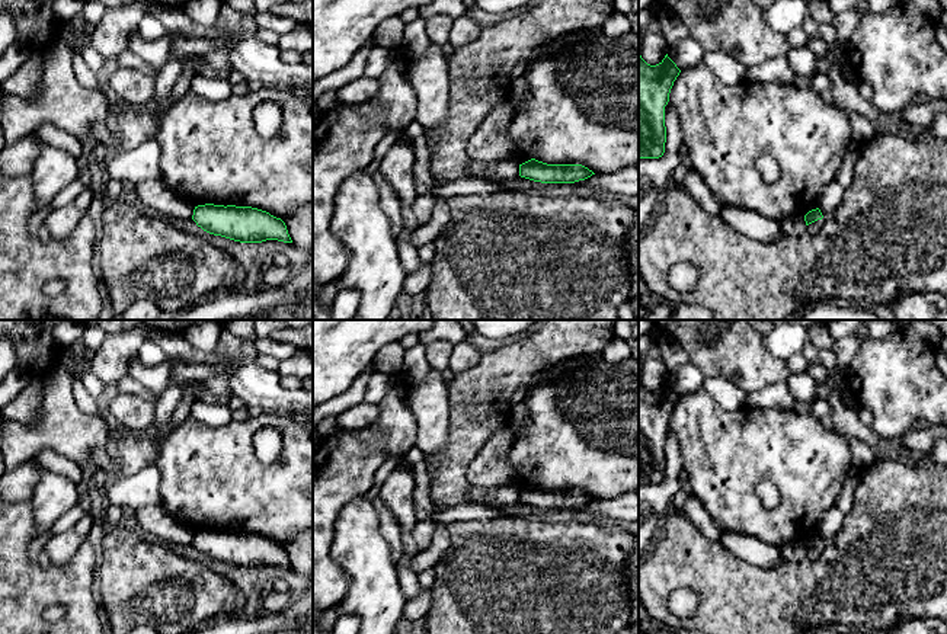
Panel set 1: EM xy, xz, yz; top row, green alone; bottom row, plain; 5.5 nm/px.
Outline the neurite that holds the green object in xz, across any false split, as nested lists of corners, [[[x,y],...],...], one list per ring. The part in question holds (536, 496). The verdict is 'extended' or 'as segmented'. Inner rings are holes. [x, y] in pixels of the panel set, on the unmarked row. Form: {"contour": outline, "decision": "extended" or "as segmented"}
{"contour": [[[531,484],[519,490],[519,502],[541,509],[575,509],[595,500],[582,490],[547,490]]], "decision": "as segmented"}

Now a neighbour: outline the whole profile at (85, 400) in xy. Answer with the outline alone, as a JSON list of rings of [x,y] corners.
[[[73,380],[73,396],[77,406],[87,414],[103,416],[97,401],[87,393],[81,381]]]

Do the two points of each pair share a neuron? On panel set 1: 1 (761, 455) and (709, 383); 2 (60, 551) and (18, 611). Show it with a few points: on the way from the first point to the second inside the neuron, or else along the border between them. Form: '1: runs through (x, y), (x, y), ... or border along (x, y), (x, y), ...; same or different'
1: border along (703, 388), (726, 410), (739, 410), (745, 406); different
2: border along (82, 544), (67, 562), (60, 564), (51, 563); different

